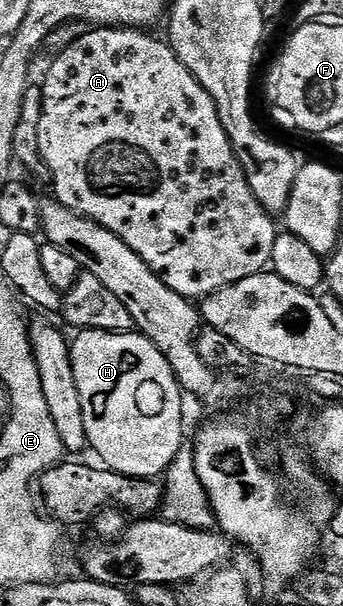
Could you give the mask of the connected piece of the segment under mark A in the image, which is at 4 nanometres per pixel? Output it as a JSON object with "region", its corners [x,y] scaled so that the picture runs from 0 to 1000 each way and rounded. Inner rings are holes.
{"region":[[[268,46],[239,59],[239,66],[216,66],[204,79],[149,97],[152,111],[122,134],[128,163],[122,198],[111,205],[111,244],[140,279],[146,302],[163,312],[160,332],[379,403],[379,409],[391,409],[391,416],[402,416],[402,422],[414,422],[431,441],[496,475],[507,475],[507,482],[551,495],[592,495],[671,469],[694,469],[694,462],[717,462],[717,455],[764,452],[784,444],[810,384],[808,361],[781,353],[776,343],[752,337],[741,317],[729,317],[729,304],[706,271],[688,261],[676,234],[659,224],[659,211],[647,211],[647,198],[612,152],[577,139],[554,112],[519,99],[475,61],[440,63],[431,56],[440,54],[408,46]]]}

